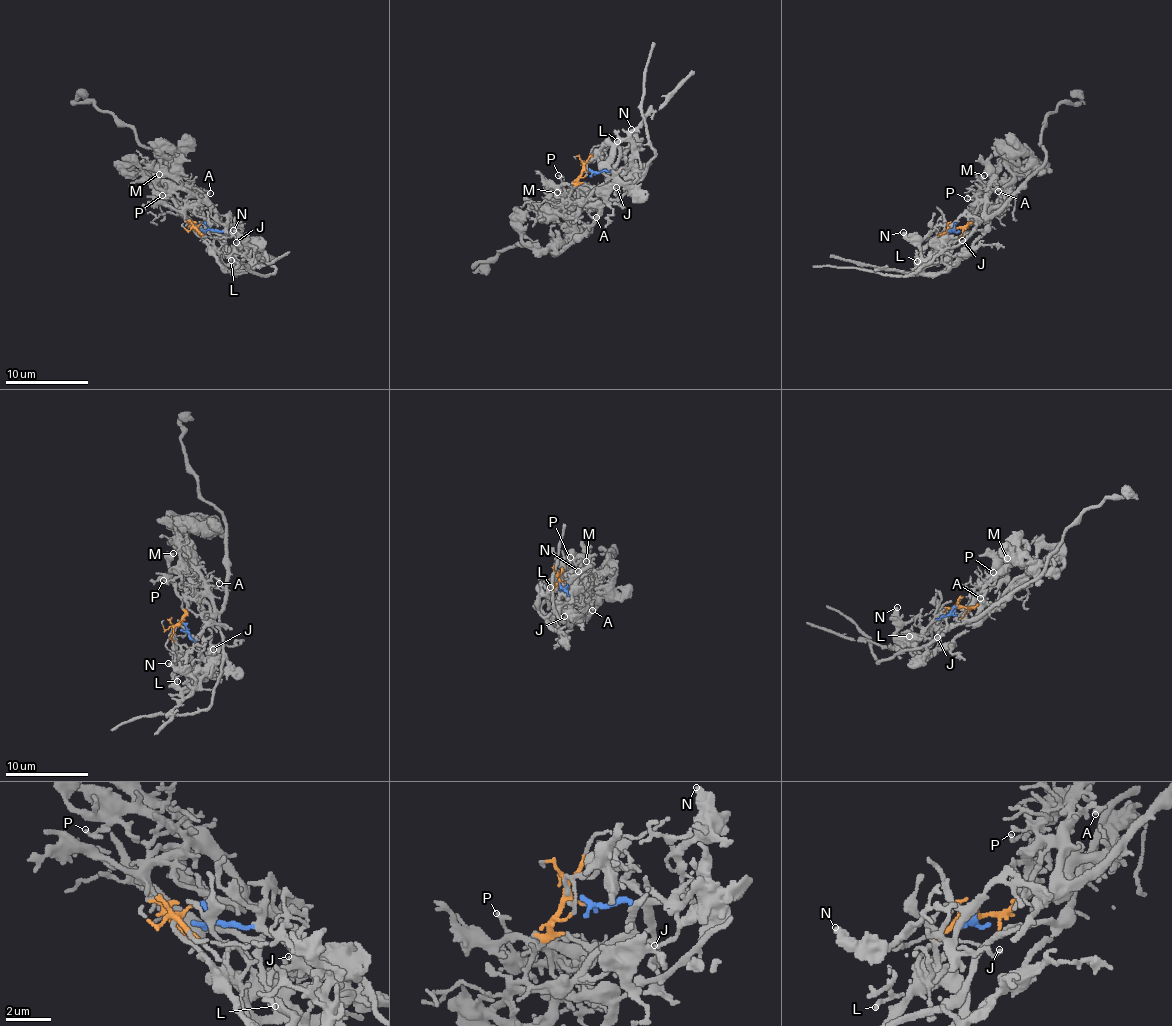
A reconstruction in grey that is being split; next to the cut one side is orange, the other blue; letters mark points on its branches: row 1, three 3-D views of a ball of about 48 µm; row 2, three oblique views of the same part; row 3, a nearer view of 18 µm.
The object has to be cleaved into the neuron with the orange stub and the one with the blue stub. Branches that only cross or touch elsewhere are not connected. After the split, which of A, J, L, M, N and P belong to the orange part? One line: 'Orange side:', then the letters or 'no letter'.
Orange side: A, M, P

